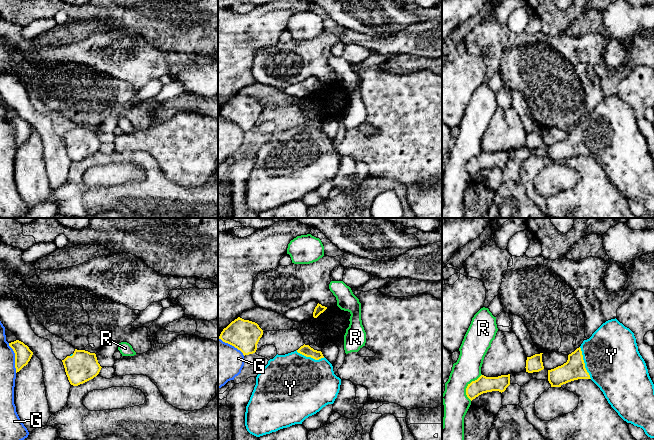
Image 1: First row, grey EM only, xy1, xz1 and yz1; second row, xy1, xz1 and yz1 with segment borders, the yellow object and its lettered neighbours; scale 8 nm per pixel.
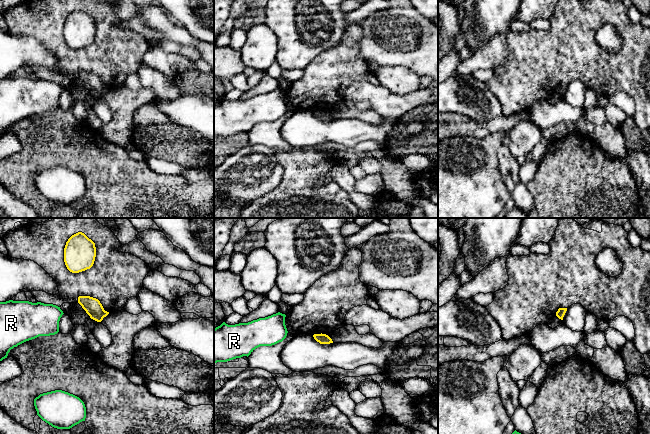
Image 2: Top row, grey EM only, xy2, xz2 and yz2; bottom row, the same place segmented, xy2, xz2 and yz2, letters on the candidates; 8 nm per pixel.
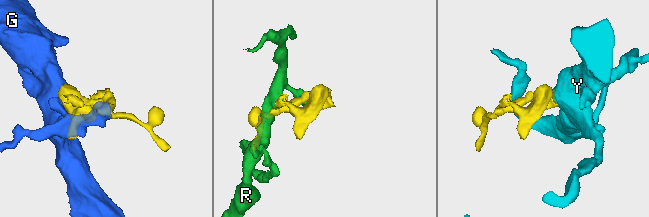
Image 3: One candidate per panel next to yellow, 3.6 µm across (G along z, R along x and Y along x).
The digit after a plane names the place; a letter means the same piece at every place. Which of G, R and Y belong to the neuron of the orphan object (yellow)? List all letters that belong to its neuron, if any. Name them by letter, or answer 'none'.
Y

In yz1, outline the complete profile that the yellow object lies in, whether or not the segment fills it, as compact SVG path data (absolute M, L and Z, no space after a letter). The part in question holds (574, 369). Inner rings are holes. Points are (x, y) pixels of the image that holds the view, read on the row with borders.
M616 318L603 323L589 339L584 340L579 348L568 355L566 363L548 370L548 381L551 387L561 387L563 384L578 379L591 379L624 421L642 428L648 437L654 438L654 384L646 363L638 351L634 333Z

